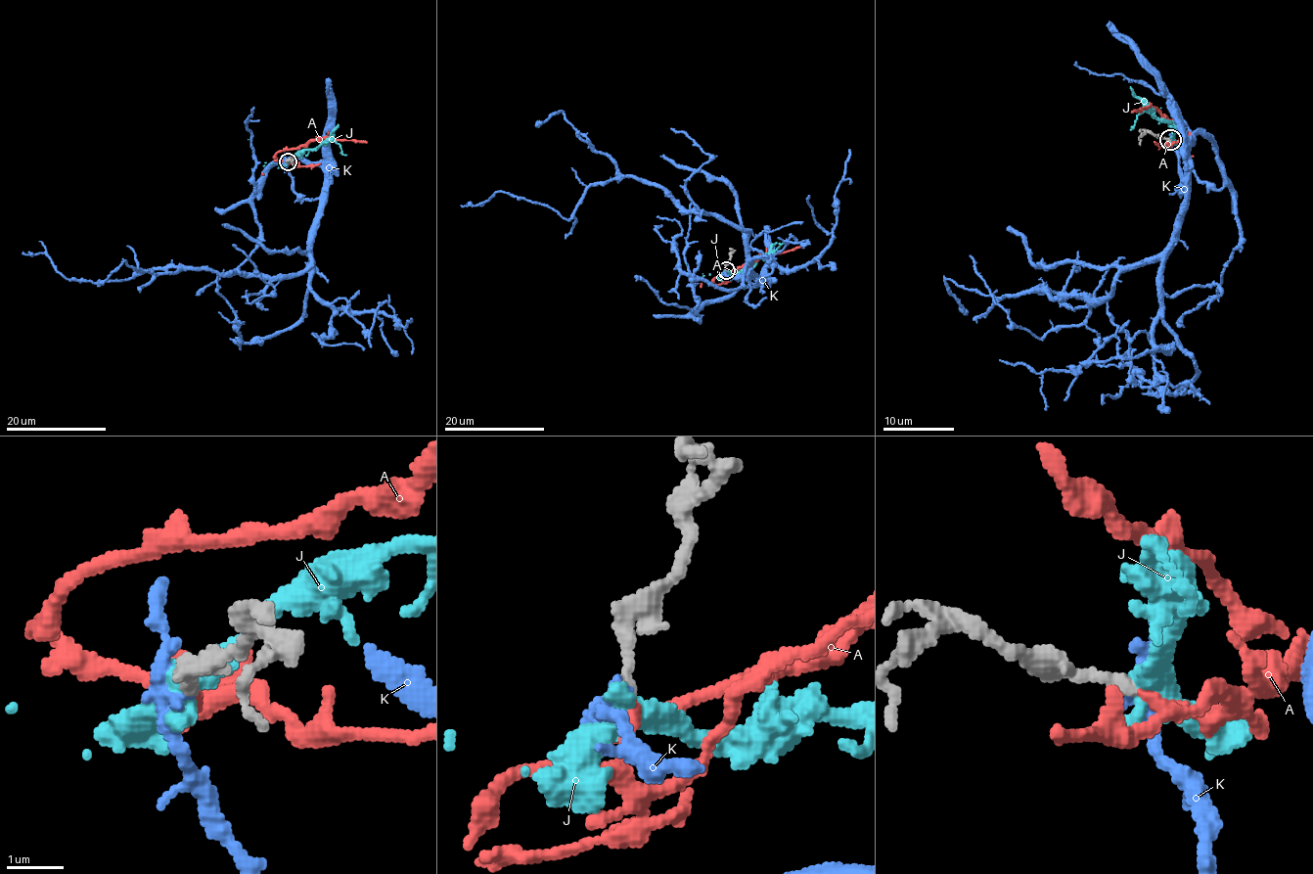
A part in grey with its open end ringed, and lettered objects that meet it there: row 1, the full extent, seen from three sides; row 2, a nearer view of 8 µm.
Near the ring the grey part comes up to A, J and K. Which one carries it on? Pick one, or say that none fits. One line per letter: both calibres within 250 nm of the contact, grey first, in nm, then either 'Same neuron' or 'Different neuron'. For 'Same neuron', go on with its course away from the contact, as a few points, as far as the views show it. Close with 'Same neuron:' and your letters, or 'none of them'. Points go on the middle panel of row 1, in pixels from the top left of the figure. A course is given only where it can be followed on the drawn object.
A: Thickness 200 nm (grey) against 180 nm. Same neuron. Its course: (726, 270), (720, 284), (712, 283), (754, 258), (793, 250), (805, 243)
J: Thickness 220 nm (grey) against 460 nm. Different neuron
K: Thickness 220 nm (grey) against 220 nm. Different neuron
Same neuron: A

